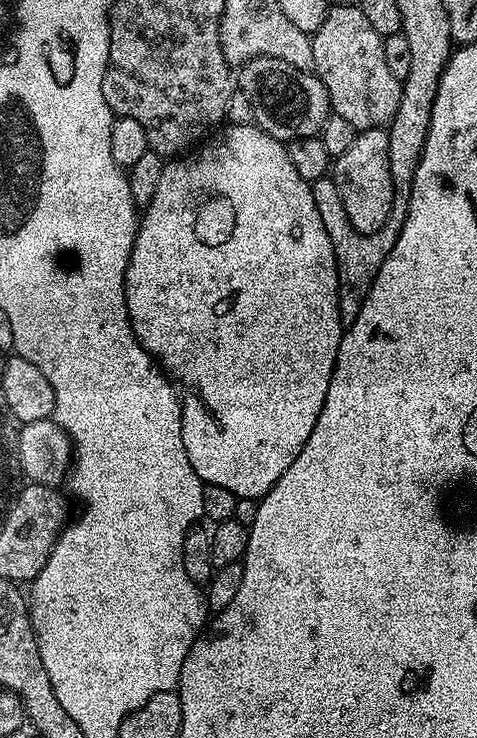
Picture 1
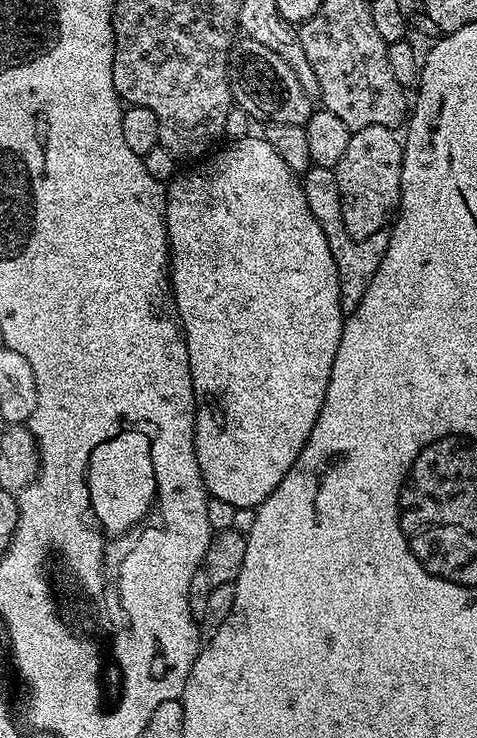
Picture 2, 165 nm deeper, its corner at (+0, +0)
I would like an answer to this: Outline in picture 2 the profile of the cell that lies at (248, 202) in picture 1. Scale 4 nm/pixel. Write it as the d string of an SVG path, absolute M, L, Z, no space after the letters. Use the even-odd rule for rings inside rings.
M249 134L225 145L221 152L213 151L197 172L177 175L167 185L170 300L176 303L175 315L182 325L184 341L188 347L192 385L196 391L196 457L209 497L230 502L230 506L235 508L257 508L274 491L278 482L286 478L286 470L294 466L298 454L302 454L302 446L306 446L306 438L310 438L310 430L314 430L314 422L322 410L330 374L334 370L334 354L338 354L338 342L342 338L346 313L342 310L338 294L338 266L334 266L334 258L330 254L326 234L322 234L322 226L318 226L314 214L310 214L310 206L306 206L304 185L297 173L292 172L286 162L282 162L274 146L270 146L263 135Z

